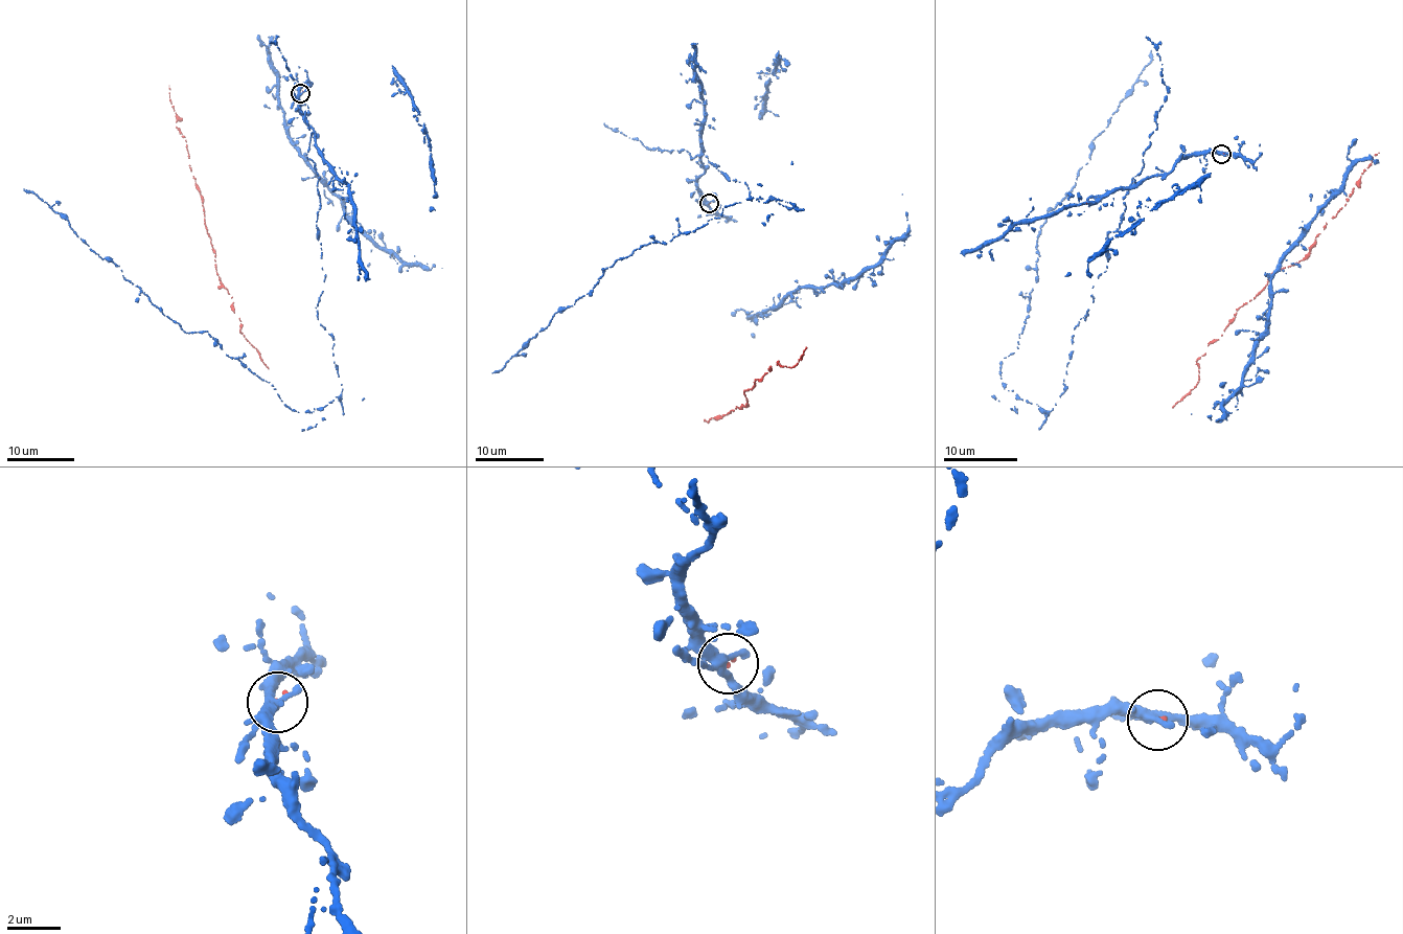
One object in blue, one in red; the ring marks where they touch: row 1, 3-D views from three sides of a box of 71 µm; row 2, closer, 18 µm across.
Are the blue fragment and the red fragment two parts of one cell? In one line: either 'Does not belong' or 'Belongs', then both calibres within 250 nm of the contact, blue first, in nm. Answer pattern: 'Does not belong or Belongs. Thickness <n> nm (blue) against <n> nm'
Belongs. Thickness 320 nm (blue) against 100 nm

